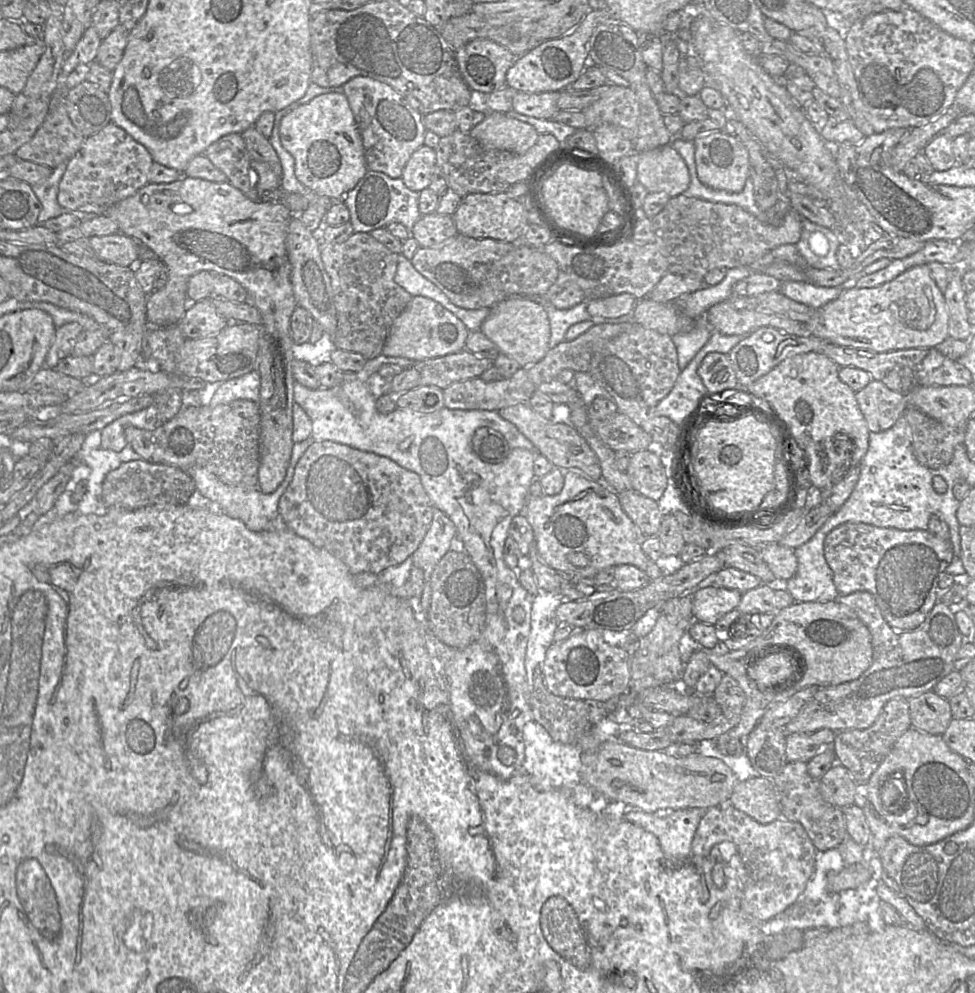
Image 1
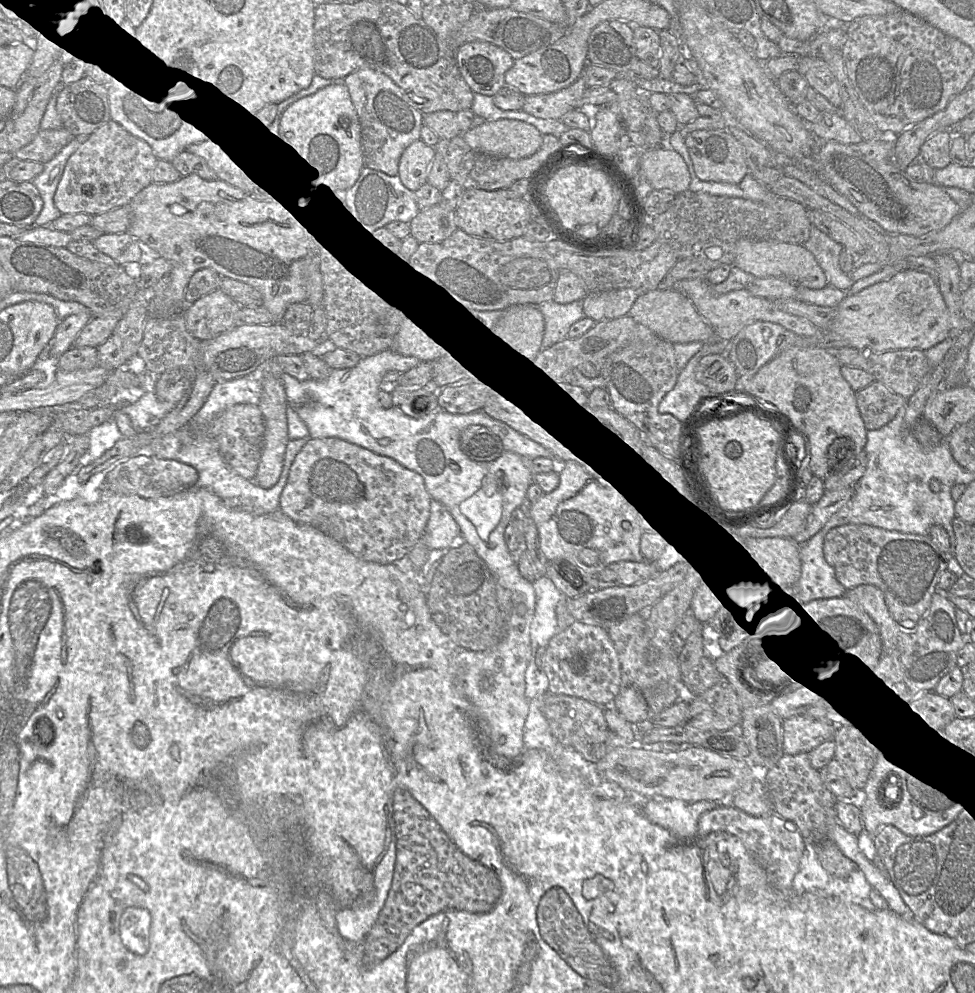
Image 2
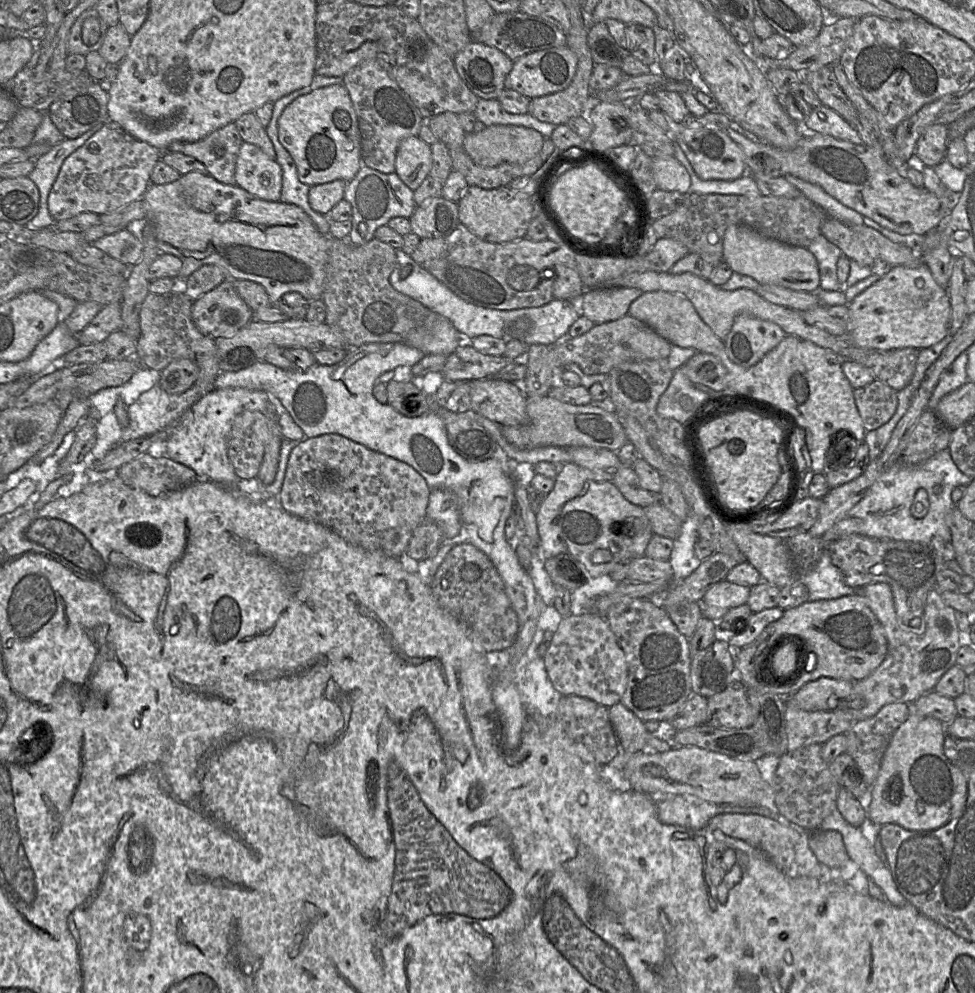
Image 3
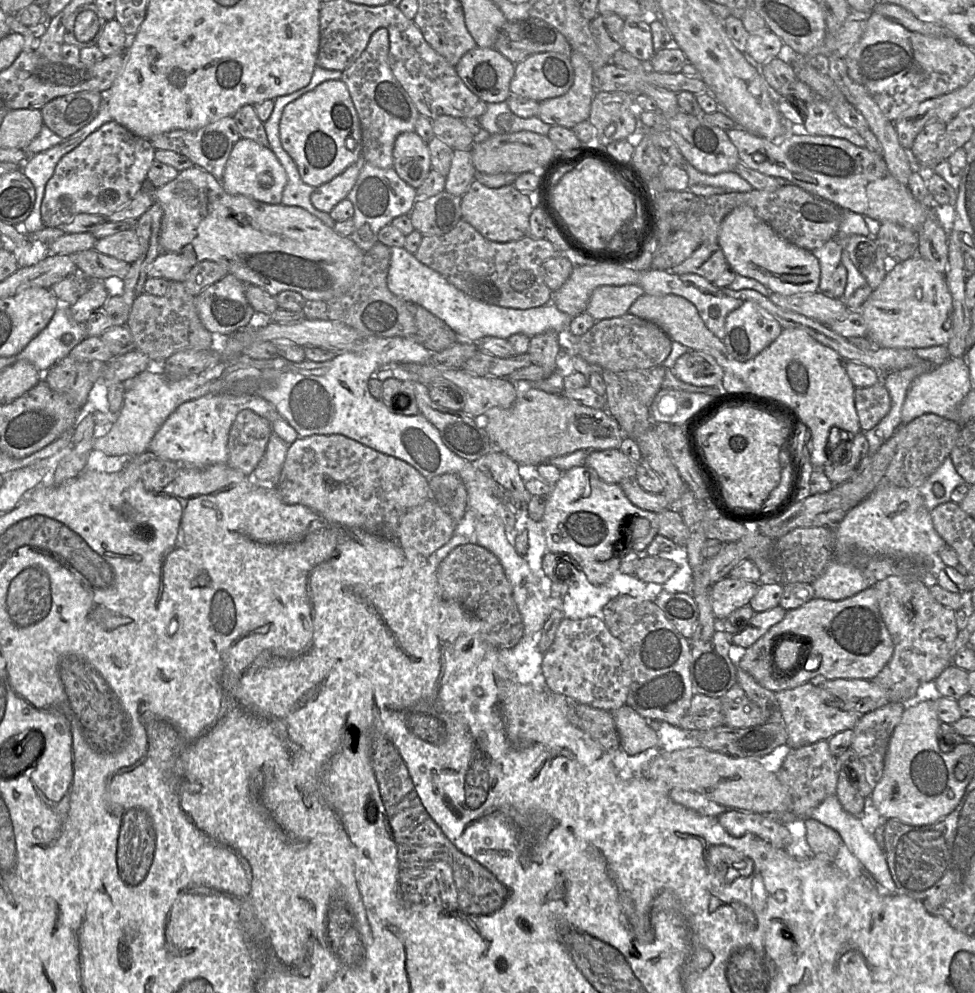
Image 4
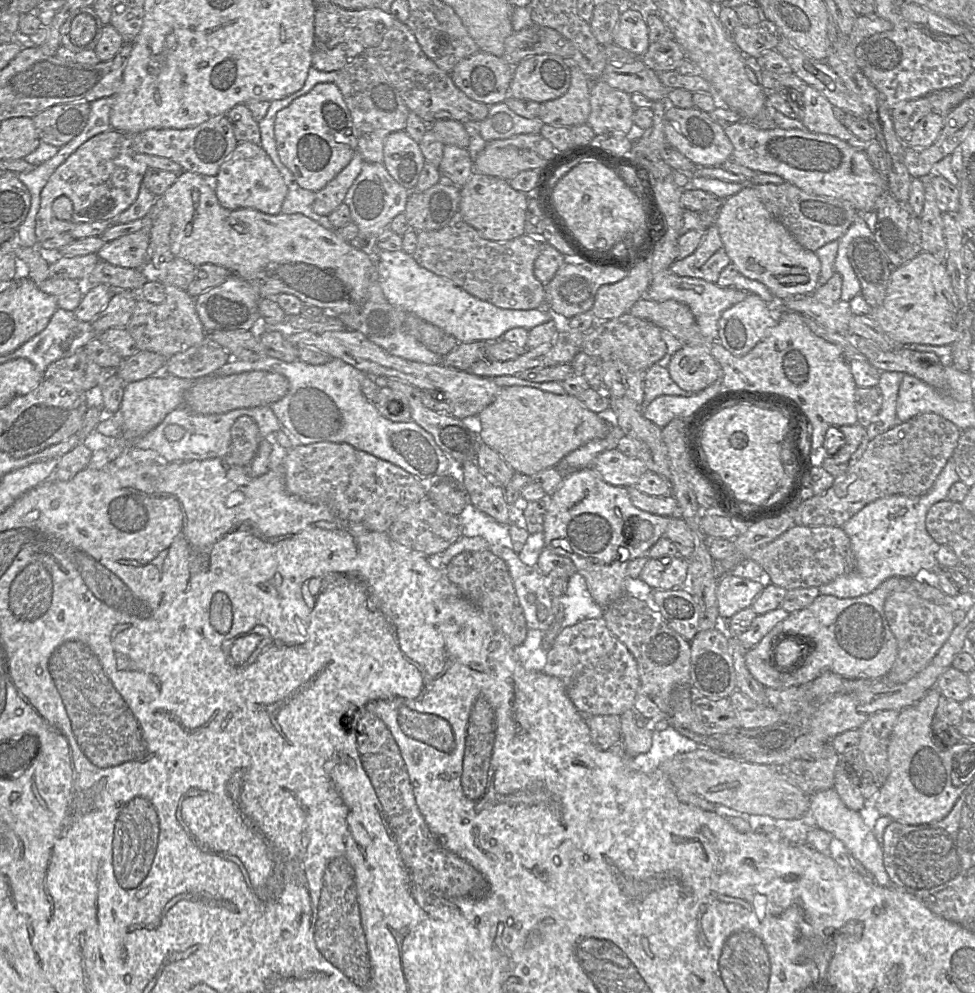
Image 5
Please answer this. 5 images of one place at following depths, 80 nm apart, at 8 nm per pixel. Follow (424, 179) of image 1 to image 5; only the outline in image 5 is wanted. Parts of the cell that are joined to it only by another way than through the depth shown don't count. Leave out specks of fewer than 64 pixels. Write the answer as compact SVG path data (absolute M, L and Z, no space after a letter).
M405 131L390 133L383 147L383 165L392 178L412 191L425 163L419 144Z

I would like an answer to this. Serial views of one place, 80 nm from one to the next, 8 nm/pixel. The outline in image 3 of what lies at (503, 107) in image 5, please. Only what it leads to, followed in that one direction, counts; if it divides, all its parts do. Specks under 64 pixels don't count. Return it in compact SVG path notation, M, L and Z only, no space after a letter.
M479 99L474 111L477 121L482 122L486 127L494 125L513 125L532 128L542 136L550 138L553 130L557 127L554 124L541 122L531 114L511 114L506 112L497 99Z

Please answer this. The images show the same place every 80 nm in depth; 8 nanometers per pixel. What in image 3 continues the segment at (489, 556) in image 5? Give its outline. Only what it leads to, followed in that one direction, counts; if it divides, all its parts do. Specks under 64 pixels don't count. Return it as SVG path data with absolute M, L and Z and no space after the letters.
M471 543L455 546L438 567L430 588L438 605L465 625L474 645L486 653L510 648L519 631L516 611L490 558Z

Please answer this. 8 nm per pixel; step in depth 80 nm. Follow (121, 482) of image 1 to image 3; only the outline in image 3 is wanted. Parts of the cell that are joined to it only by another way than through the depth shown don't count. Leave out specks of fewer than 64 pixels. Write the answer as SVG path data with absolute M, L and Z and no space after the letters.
M145 453L117 469L117 477L134 489L150 496L180 490L199 478L191 468L162 457L157 453Z

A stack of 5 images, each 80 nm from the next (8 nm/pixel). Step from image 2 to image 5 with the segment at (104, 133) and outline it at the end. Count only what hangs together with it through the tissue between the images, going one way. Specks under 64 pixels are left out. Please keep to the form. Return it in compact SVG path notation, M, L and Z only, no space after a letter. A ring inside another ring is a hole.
M115 129L97 134L80 145L57 167L41 191L41 203L35 224L37 241L42 242L58 234L69 232L78 223L113 221L136 200L144 175L148 169L145 157L146 154L135 150L133 142L128 135ZM60 196L67 196L73 204L73 213L70 220L60 220L53 213L52 204Z

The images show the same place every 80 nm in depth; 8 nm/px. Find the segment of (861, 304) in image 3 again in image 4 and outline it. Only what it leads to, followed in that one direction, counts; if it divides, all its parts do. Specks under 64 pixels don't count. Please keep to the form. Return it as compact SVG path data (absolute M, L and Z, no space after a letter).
M919 255L902 262L892 262L882 283L872 291L859 311L867 325L866 337L879 347L918 349L947 345L951 338L953 300L945 274L938 272Z

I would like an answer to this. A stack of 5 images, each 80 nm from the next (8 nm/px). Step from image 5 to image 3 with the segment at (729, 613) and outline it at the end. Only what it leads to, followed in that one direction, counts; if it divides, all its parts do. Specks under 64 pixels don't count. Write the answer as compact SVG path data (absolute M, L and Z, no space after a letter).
M726 579L716 582L701 599L702 615L717 623L728 610L747 603L750 589Z

